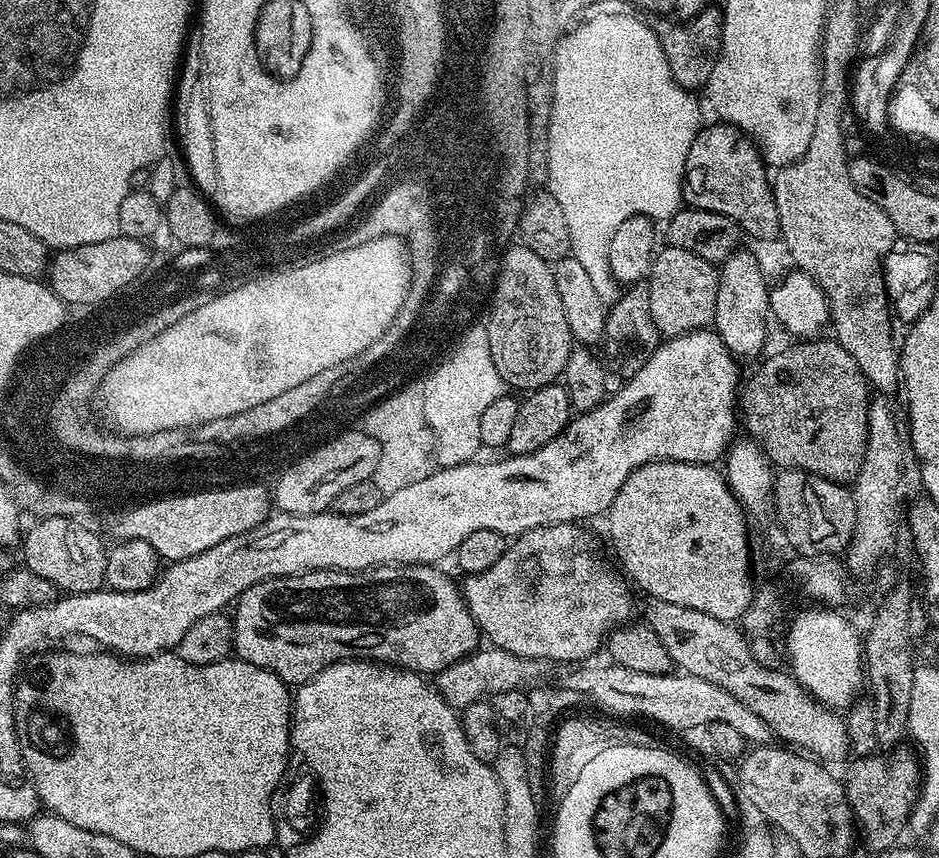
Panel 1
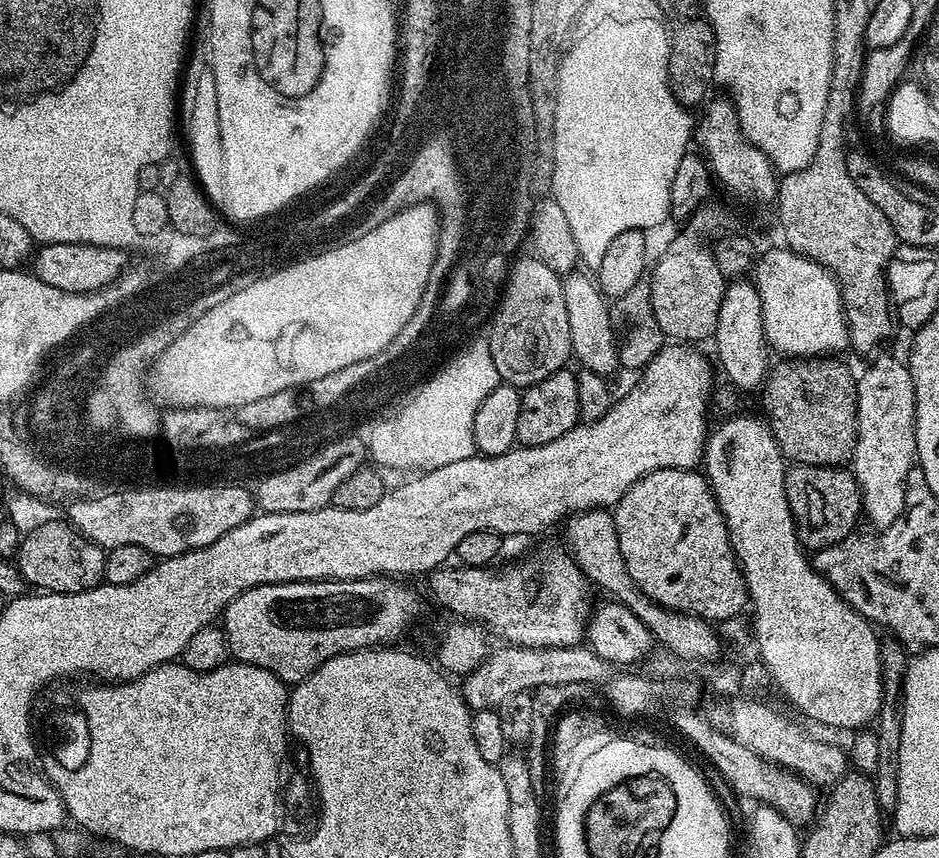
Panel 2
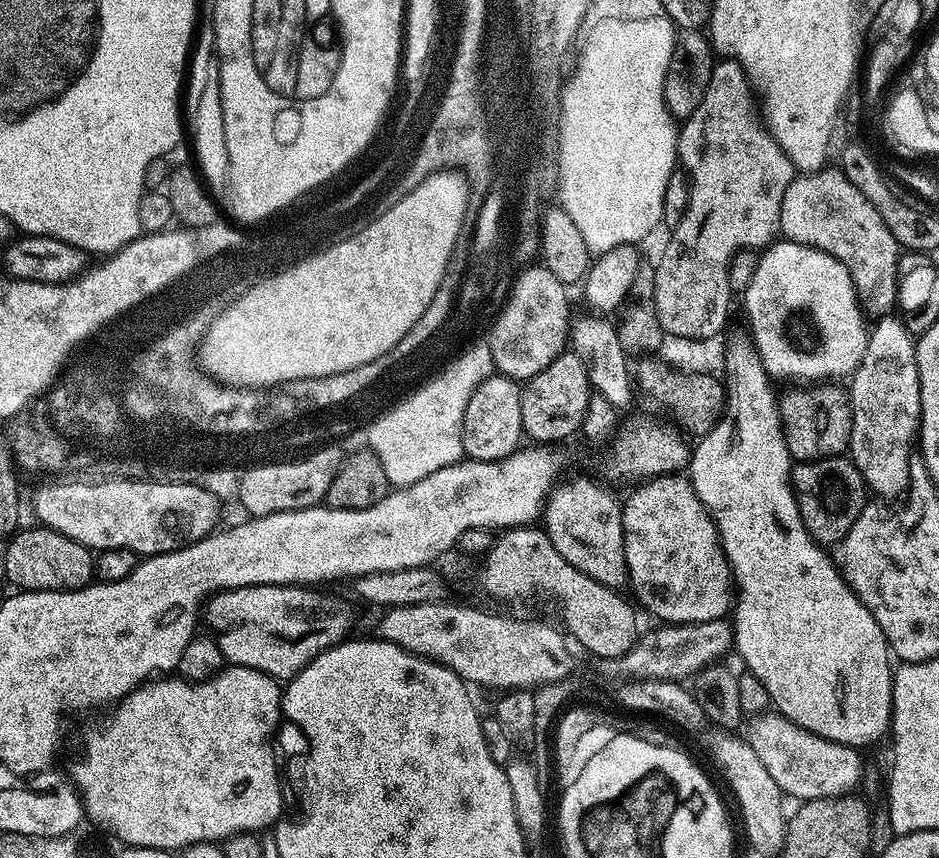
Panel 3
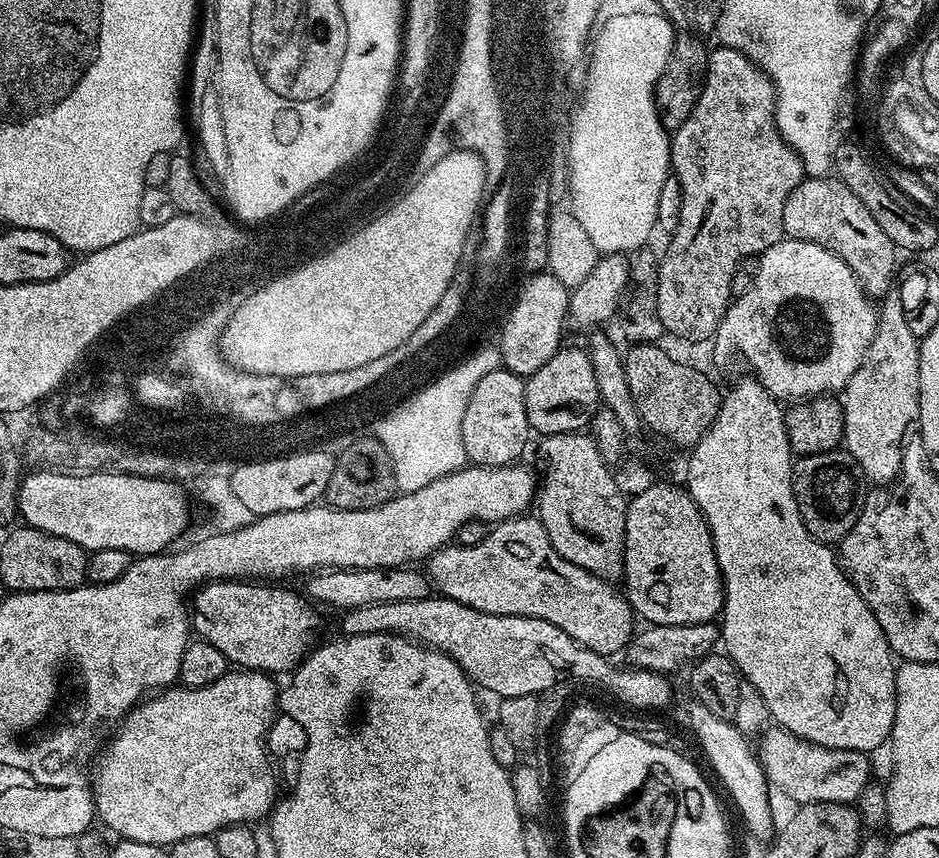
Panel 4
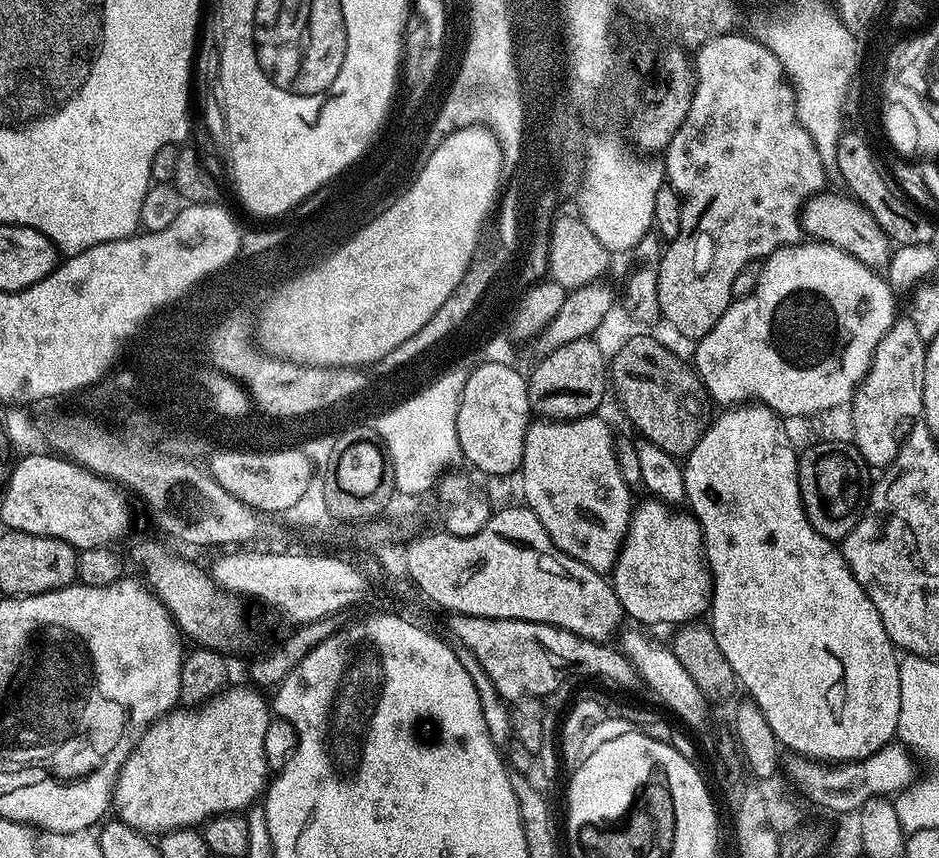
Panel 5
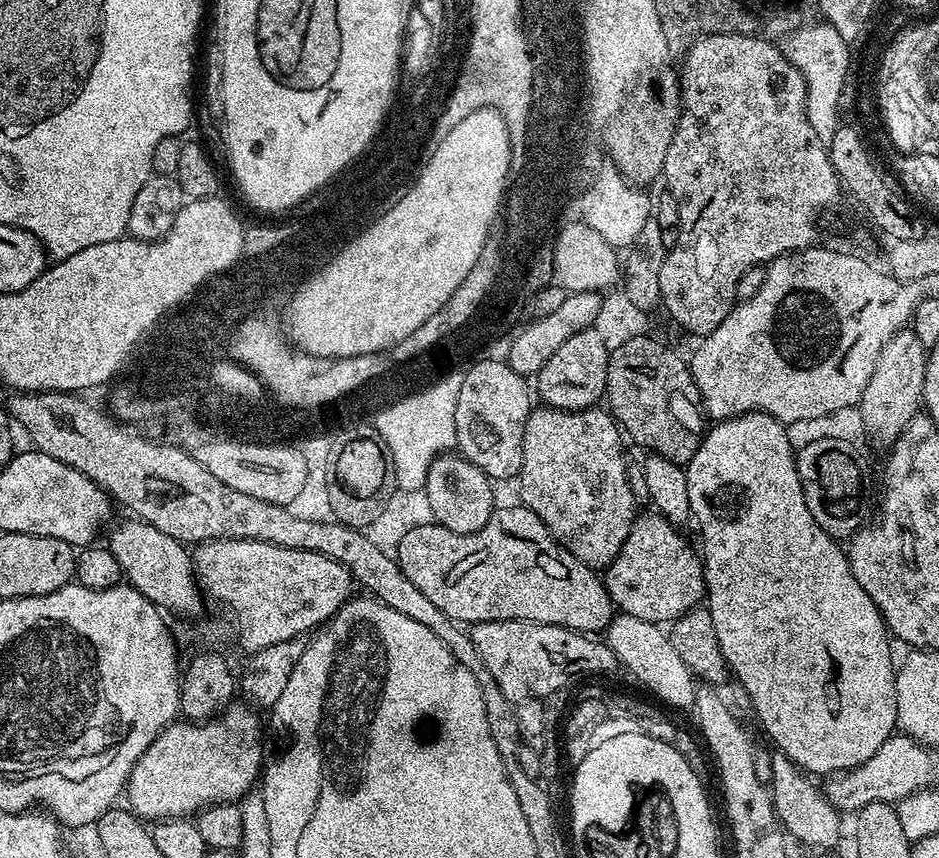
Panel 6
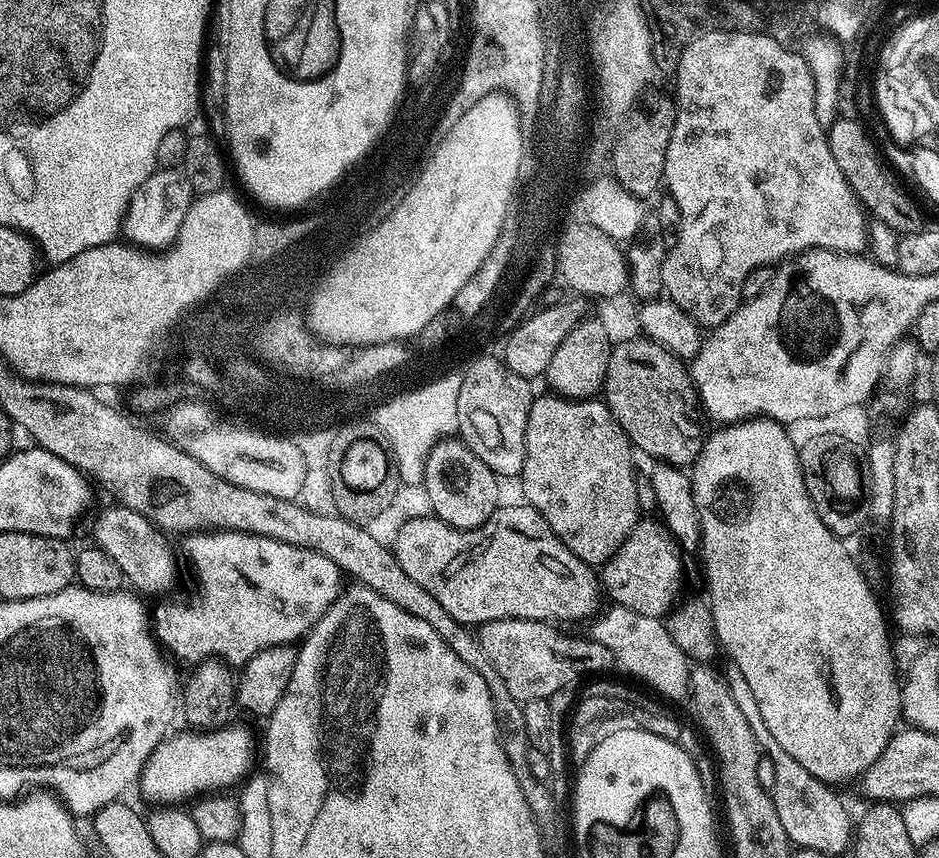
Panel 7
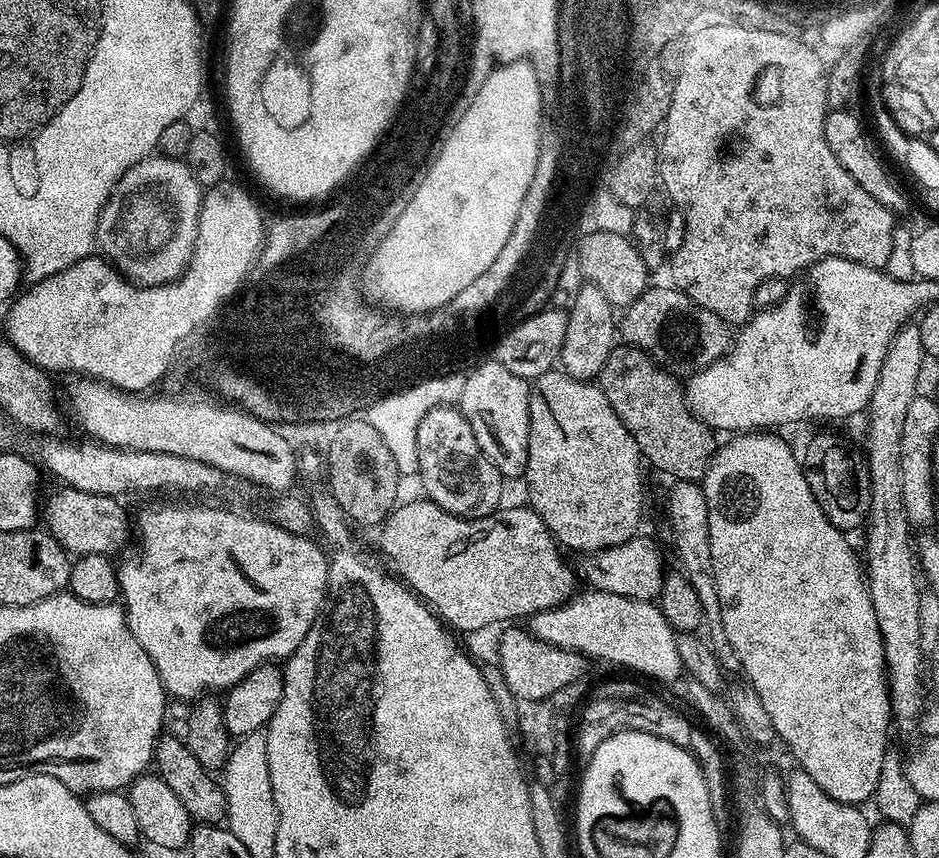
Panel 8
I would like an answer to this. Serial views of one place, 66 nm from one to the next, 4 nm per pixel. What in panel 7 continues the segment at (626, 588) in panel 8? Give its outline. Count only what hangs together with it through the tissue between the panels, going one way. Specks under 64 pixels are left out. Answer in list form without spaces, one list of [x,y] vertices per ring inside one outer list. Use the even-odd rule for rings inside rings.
[[[656,518],[641,519],[616,555],[599,569],[598,580],[603,595],[605,592],[613,605],[629,608],[638,614],[663,617],[673,607],[674,596],[680,588],[680,571],[684,568],[680,558],[680,545],[663,523]]]

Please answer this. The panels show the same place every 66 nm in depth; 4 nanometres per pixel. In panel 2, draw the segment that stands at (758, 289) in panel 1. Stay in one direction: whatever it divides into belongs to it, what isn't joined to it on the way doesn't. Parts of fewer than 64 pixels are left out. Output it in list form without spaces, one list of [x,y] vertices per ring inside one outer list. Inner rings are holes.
[[[747,279],[731,281],[725,287],[722,306],[718,306],[718,322],[714,333],[716,356],[728,375],[727,383],[733,389],[748,392],[751,388],[759,389],[763,385],[770,367],[768,360],[769,345],[764,339],[762,322],[762,302],[755,283]]]

